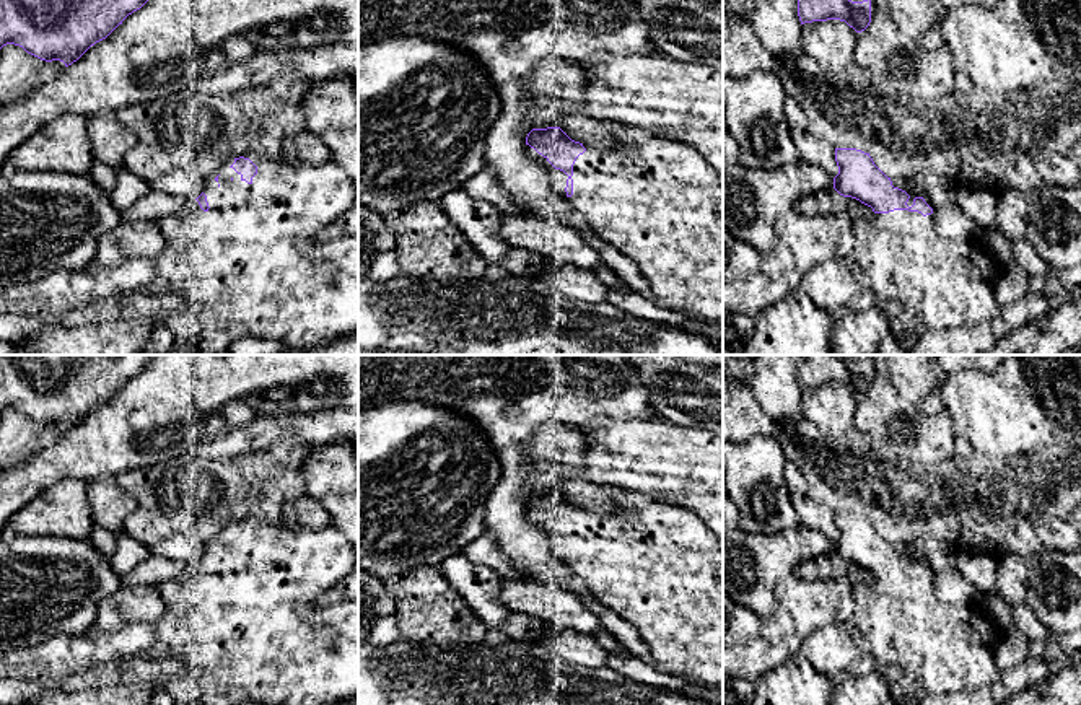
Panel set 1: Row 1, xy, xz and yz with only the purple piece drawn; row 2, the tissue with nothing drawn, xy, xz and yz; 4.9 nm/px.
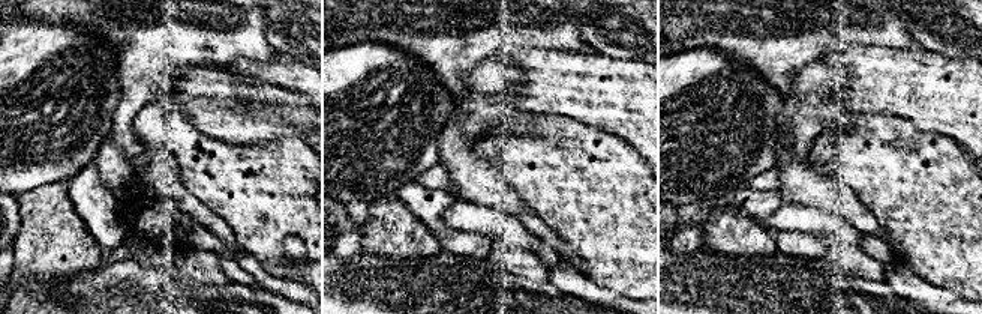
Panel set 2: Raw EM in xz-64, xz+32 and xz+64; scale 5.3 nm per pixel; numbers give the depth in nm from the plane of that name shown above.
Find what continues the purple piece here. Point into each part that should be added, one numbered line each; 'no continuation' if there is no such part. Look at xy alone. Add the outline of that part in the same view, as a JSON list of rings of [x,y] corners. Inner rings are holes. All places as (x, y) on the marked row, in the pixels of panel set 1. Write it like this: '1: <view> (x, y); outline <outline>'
1: xy (251, 264); outline [[[244,155],[257,166],[257,174],[252,182],[247,184],[241,179],[231,164],[234,158],[221,164],[212,174],[208,174],[204,184],[204,194],[207,195],[208,210],[204,212],[197,200],[189,200],[176,213],[164,217],[158,221],[158,226],[166,239],[166,246],[160,257],[155,261],[158,280],[169,287],[169,293],[181,296],[186,303],[199,306],[197,329],[199,344],[204,355],[221,355],[228,347],[241,337],[274,339],[280,340],[293,350],[309,348],[324,342],[332,342],[339,337],[350,335],[358,331],[358,238],[342,238],[326,244],[314,241],[316,234],[329,223],[340,218],[358,197],[358,187],[345,174],[340,164],[332,160],[321,166],[309,166],[306,163],[288,163],[285,160],[269,160],[257,155]]]

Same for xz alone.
1: xz (658, 202); outline [[[611,124],[611,145],[589,147],[573,164],[573,195],[565,192],[568,176],[526,145],[531,161],[545,169],[557,192],[591,225],[593,233],[630,259],[648,280],[658,304],[694,319],[723,324],[723,181],[692,147],[666,140],[637,127]]]

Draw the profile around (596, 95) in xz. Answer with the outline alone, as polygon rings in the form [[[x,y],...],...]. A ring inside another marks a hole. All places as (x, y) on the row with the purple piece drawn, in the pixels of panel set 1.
[[[591,54],[576,62],[588,78],[588,96],[580,109],[611,124],[666,134],[695,148],[723,182],[723,70],[708,62],[682,62],[666,55]]]

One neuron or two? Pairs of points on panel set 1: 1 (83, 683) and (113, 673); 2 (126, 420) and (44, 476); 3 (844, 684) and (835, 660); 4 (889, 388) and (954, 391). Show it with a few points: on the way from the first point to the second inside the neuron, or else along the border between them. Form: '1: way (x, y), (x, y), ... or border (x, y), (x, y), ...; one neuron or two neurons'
1: way (90, 679), (106, 674); one neuron
2: way (106, 440), (90, 451), (64, 459); one neuron
3: border (844, 671), (832, 678); two neurons
4: border (941, 378), (936, 388); two neurons

